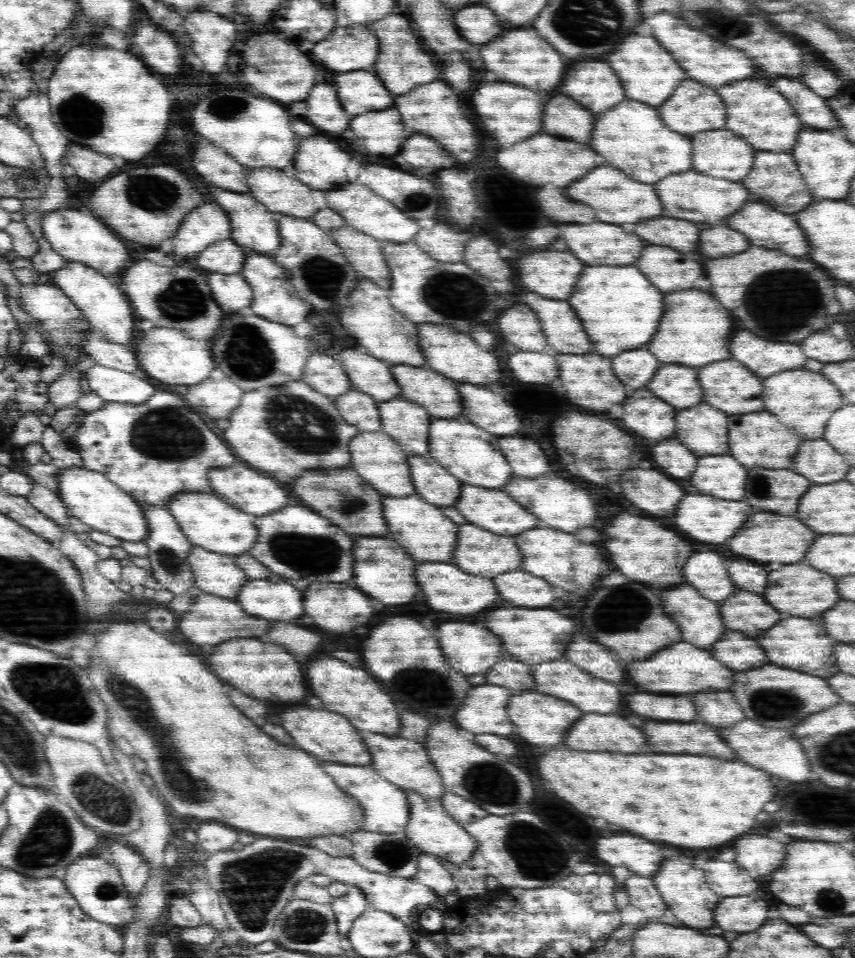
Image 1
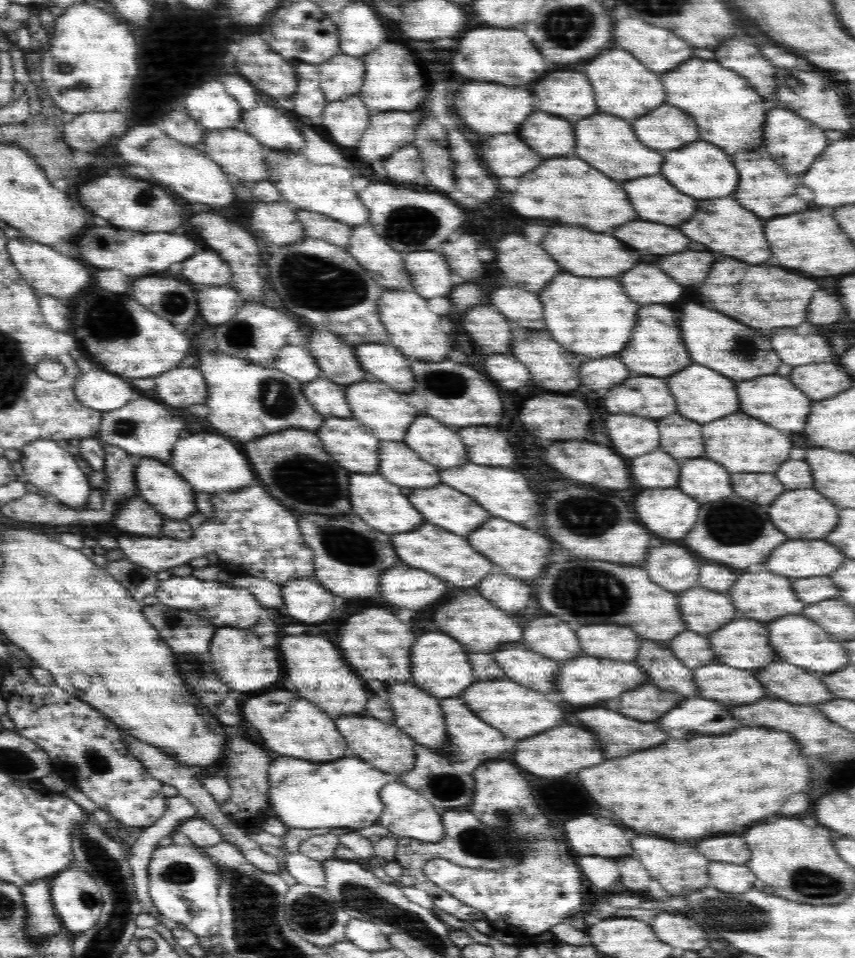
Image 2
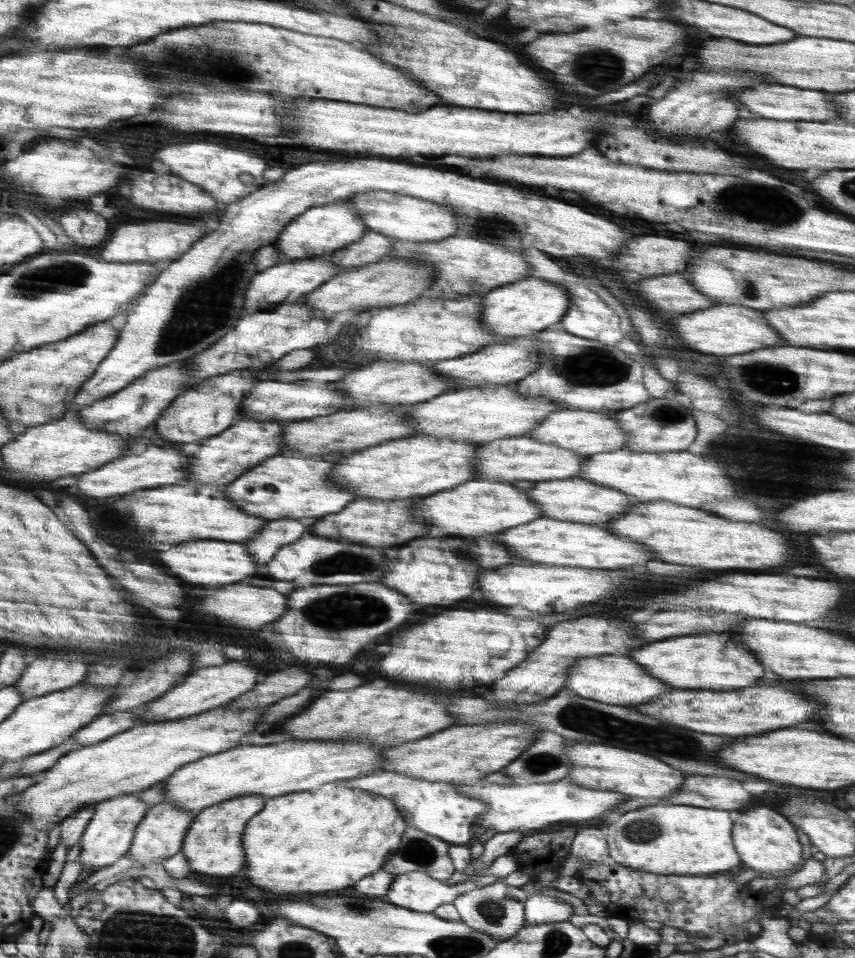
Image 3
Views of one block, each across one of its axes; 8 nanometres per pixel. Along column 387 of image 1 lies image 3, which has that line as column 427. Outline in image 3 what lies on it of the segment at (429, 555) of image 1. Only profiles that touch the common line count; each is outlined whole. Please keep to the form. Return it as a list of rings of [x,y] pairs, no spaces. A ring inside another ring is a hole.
[[[470,480],[462,486],[456,486],[454,490],[444,490],[442,494],[434,494],[418,504],[416,510],[418,518],[428,522],[430,536],[480,536],[490,534],[506,528],[514,528],[520,524],[528,524],[542,516],[540,506],[530,500],[530,496],[516,488],[510,482],[494,482],[494,480]],[[484,522],[484,524],[482,524]]]

